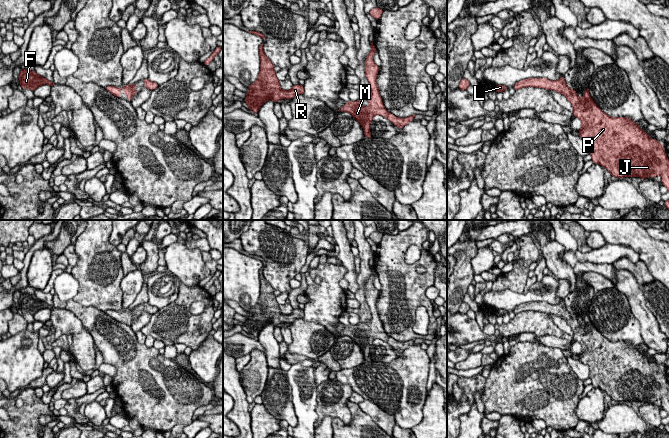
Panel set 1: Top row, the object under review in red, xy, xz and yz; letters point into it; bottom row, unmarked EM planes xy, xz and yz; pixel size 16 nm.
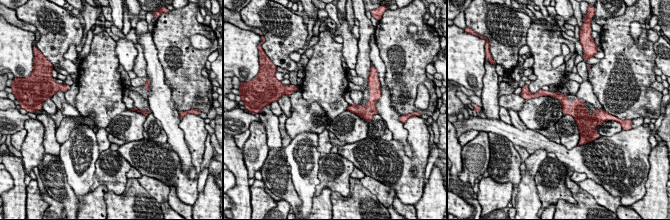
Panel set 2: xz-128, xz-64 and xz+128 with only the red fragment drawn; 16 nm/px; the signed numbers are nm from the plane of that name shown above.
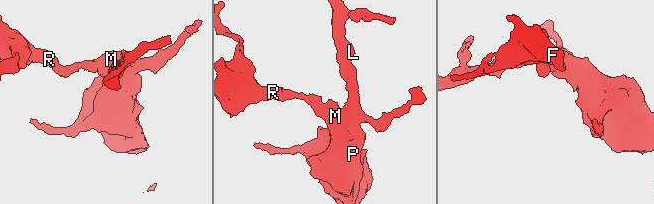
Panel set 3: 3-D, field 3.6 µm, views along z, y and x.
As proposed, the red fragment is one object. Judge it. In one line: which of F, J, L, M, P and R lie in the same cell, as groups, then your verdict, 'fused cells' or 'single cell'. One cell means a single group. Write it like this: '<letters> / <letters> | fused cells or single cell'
F J L M P R | single cell

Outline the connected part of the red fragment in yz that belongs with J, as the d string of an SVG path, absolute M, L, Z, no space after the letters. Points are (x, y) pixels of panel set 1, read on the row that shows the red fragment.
M563 76L556 81L551 81L547 78L528 78L514 84L515 91L523 87L554 90L563 94L571 102L574 109L573 116L579 118L582 122L579 135L589 142L589 153L594 164L602 165L612 176L617 178L640 177L643 180L660 175L662 184L669 192L669 159L666 156L663 145L656 139L651 139L630 118L612 118L604 113L592 100L589 88L585 90L583 97L579 98L576 91L566 85Z

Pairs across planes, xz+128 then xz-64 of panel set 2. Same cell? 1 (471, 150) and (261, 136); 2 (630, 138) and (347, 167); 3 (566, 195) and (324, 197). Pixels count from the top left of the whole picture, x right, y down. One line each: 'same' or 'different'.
1: same
2: different
3: different

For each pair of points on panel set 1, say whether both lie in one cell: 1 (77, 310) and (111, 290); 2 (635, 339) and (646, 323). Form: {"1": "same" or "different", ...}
{"1": "different", "2": "different"}

